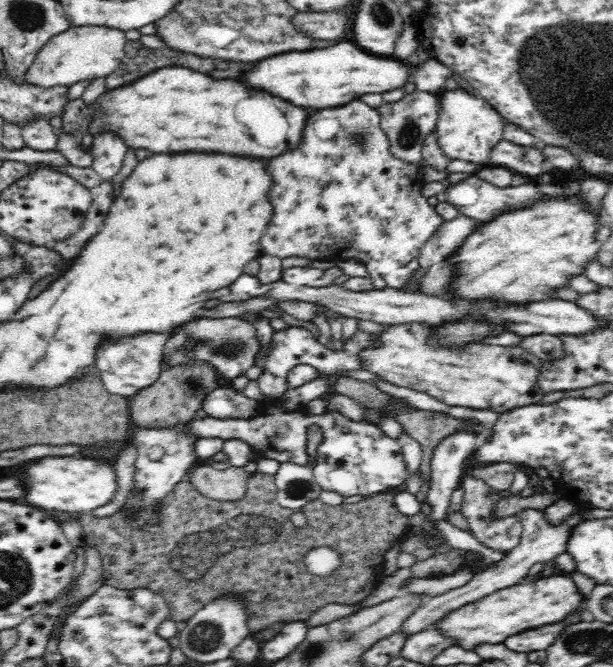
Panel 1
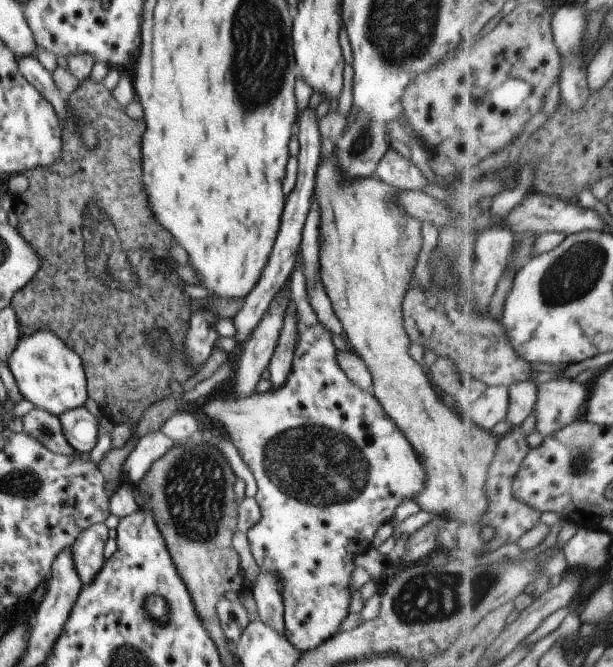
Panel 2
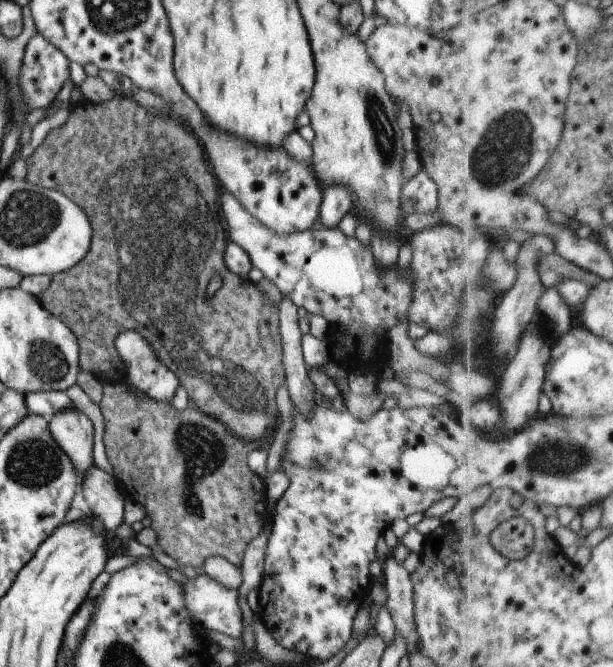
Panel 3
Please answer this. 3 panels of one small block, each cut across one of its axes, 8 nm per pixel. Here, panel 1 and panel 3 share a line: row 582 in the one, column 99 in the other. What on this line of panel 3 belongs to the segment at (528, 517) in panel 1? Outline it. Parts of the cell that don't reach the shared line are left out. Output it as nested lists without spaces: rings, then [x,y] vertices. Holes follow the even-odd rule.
[[[94,464],[80,483],[82,496],[104,528],[117,528],[124,523],[124,498],[116,488],[114,476]]]

